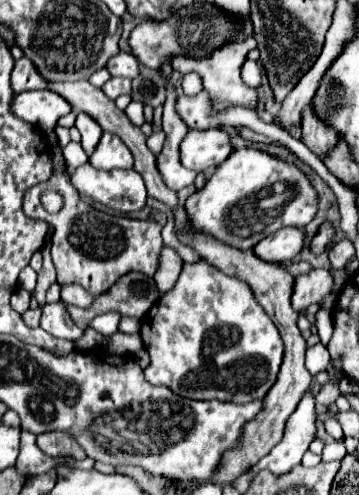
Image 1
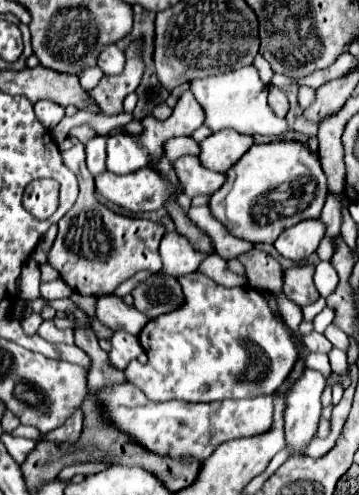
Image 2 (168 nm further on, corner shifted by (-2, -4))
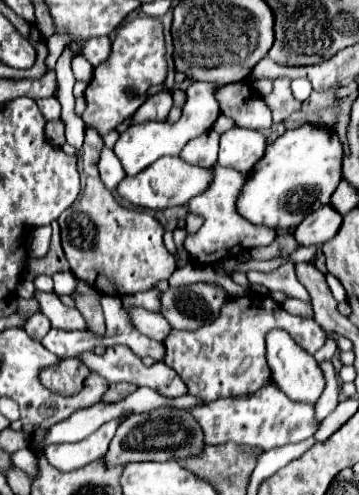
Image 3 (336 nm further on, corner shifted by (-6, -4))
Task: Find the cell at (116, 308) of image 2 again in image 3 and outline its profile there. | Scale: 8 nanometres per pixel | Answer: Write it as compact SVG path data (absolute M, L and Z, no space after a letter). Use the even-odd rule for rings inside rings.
M132 308L132 310L128 310L128 314L132 316L134 326L142 334L150 336L152 340L164 342L166 336L168 336L168 332L172 332L172 326L166 322L166 318L162 314L152 314L152 312L142 310L142 308Z

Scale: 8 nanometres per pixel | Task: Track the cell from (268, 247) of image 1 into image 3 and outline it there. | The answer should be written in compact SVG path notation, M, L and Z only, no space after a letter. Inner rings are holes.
M326 204L326 208L318 210L318 214L306 216L306 220L302 220L302 224L294 228L294 236L302 246L324 244L338 234L340 226L342 214L334 210L330 204Z

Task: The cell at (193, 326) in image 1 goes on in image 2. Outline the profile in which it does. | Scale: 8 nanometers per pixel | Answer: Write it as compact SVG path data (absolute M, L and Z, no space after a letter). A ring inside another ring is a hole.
M192 272L192 274L186 274L186 276L180 276L178 282L182 284L182 294L184 294L184 302L180 308L176 308L174 312L170 314L162 314L158 318L152 318L146 328L142 328L142 332L138 334L140 338L140 344L144 348L144 352L148 354L148 364L140 364L140 362L130 362L124 370L124 376L128 382L132 382L134 386L138 386L150 400L186 400L186 402L214 402L214 400L226 400L226 398L232 398L232 400L238 400L238 398L256 398L256 396L268 396L268 394L274 394L276 388L286 380L286 376L290 374L296 358L298 358L298 350L296 350L296 344L292 340L292 332L270 312L266 300L252 288L246 288L246 286L236 286L236 288L224 288L220 284L216 284L212 278L204 276L204 274L198 274L198 272Z

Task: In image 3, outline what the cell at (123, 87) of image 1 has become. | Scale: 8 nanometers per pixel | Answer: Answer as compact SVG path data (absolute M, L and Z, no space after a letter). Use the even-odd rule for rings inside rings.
M144 16L122 24L116 30L110 60L94 68L94 76L84 92L86 110L82 112L82 120L98 128L100 136L106 136L120 122L128 120L146 102L148 88L154 84L162 84L166 74L168 64L166 64L166 42L162 34L162 22L158 18Z

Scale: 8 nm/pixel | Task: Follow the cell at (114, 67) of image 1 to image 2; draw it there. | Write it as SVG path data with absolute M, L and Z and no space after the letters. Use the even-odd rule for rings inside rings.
M106 46L100 56L98 56L98 66L104 74L118 74L124 70L124 64L126 64L126 58L124 58L124 52L116 46Z

